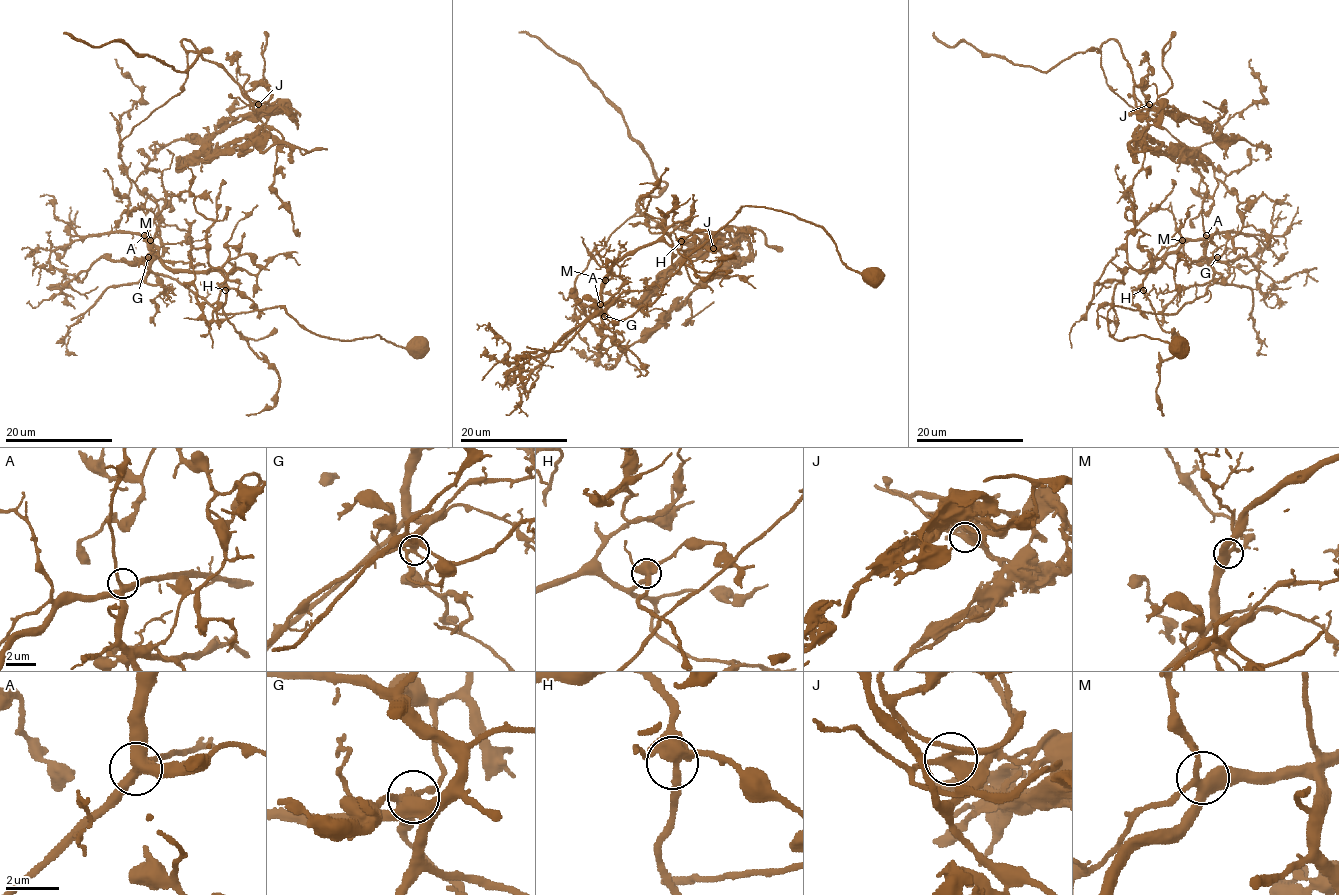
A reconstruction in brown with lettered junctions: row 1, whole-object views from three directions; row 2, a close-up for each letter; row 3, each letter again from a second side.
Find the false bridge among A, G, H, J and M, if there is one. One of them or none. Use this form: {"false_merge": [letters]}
{"false_merge": ["G"]}

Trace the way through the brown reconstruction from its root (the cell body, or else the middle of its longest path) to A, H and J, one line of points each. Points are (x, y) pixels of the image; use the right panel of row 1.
A: (1179, 345), (1144, 334), (1117, 340), (1107, 312), (1136, 309), (1132, 291), (1143, 271), (1206, 235)
H: (1179, 345), (1144, 334), (1124, 340), (1110, 334), (1107, 312), (1113, 306), (1136, 309), (1132, 291), (1143, 290)
J: (1179, 345), (1117, 340), (1107, 312), (1202, 297), (1242, 218), (1207, 158), (1112, 90), (1103, 43), (1149, 104)

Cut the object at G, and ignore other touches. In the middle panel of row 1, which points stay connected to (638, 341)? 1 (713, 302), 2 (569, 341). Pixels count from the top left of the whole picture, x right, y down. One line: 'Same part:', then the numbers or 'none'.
Same part: 1

